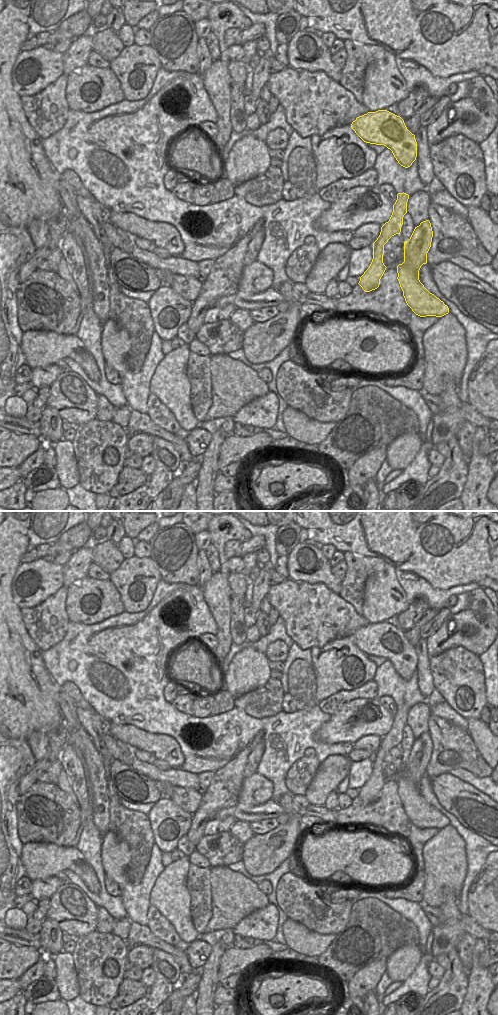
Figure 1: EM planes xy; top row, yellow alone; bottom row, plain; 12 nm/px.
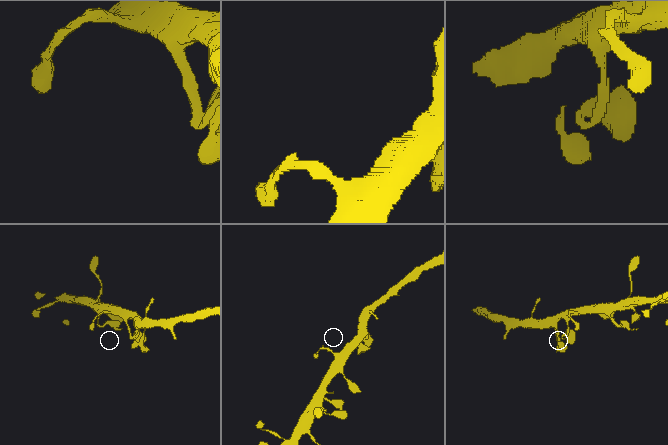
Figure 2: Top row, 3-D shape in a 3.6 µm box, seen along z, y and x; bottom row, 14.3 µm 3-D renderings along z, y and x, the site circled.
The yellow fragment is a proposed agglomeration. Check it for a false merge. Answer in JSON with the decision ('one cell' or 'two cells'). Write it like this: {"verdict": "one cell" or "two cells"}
{"verdict": "one cell"}

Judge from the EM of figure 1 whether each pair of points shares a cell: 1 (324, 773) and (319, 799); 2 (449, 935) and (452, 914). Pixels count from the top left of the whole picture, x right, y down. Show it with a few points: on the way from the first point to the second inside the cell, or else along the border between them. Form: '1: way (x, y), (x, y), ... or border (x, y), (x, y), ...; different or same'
1: way (324, 779), (319, 788), (319, 793); same
2: way (450, 930), (452, 919); same

